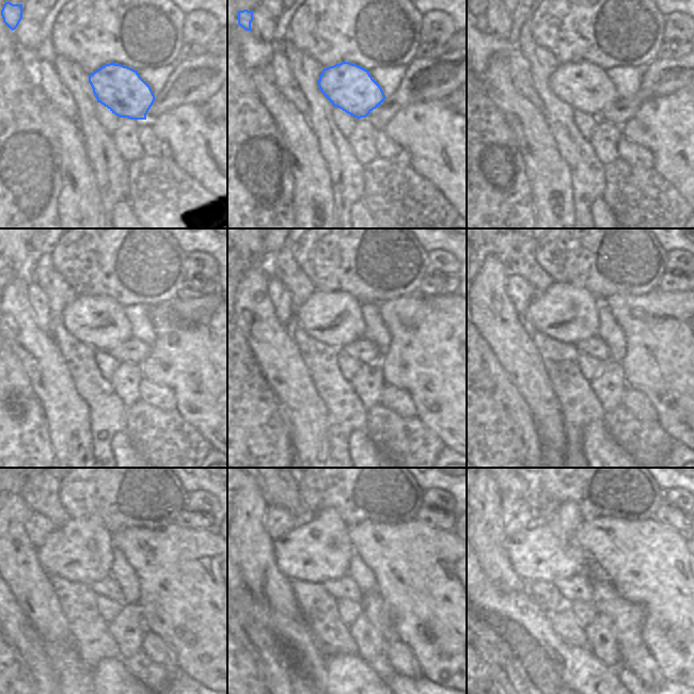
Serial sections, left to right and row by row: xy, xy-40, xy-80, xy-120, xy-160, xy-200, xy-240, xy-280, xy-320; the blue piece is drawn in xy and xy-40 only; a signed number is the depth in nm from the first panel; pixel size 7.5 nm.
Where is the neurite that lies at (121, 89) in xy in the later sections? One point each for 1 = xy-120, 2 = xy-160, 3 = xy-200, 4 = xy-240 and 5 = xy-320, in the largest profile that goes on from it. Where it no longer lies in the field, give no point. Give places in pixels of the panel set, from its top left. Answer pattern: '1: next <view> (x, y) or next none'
1: next xy-120 (98, 320)
2: next xy-160 (335, 318)
3: next xy-200 (568, 314)
4: next xy-240 (81, 551)
5: next xy-320 (546, 551)

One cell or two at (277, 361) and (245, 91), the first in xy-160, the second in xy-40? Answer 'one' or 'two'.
two

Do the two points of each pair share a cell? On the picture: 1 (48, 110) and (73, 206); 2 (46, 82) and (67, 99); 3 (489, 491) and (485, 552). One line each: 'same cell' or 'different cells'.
1: same cell
2: same cell
3: same cell

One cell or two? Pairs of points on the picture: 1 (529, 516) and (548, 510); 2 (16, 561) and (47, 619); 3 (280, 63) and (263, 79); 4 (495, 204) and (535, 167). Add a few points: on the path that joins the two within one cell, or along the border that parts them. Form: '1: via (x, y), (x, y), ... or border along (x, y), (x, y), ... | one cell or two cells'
1: border along (533, 501), (537, 521) | two cells
2: via (25, 576), (41, 604) | one cell
3: border along (269, 64), (273, 83), (283, 94) | two cells
4: border along (519, 151), (530, 185), (530, 196), (532, 200) | two cells

